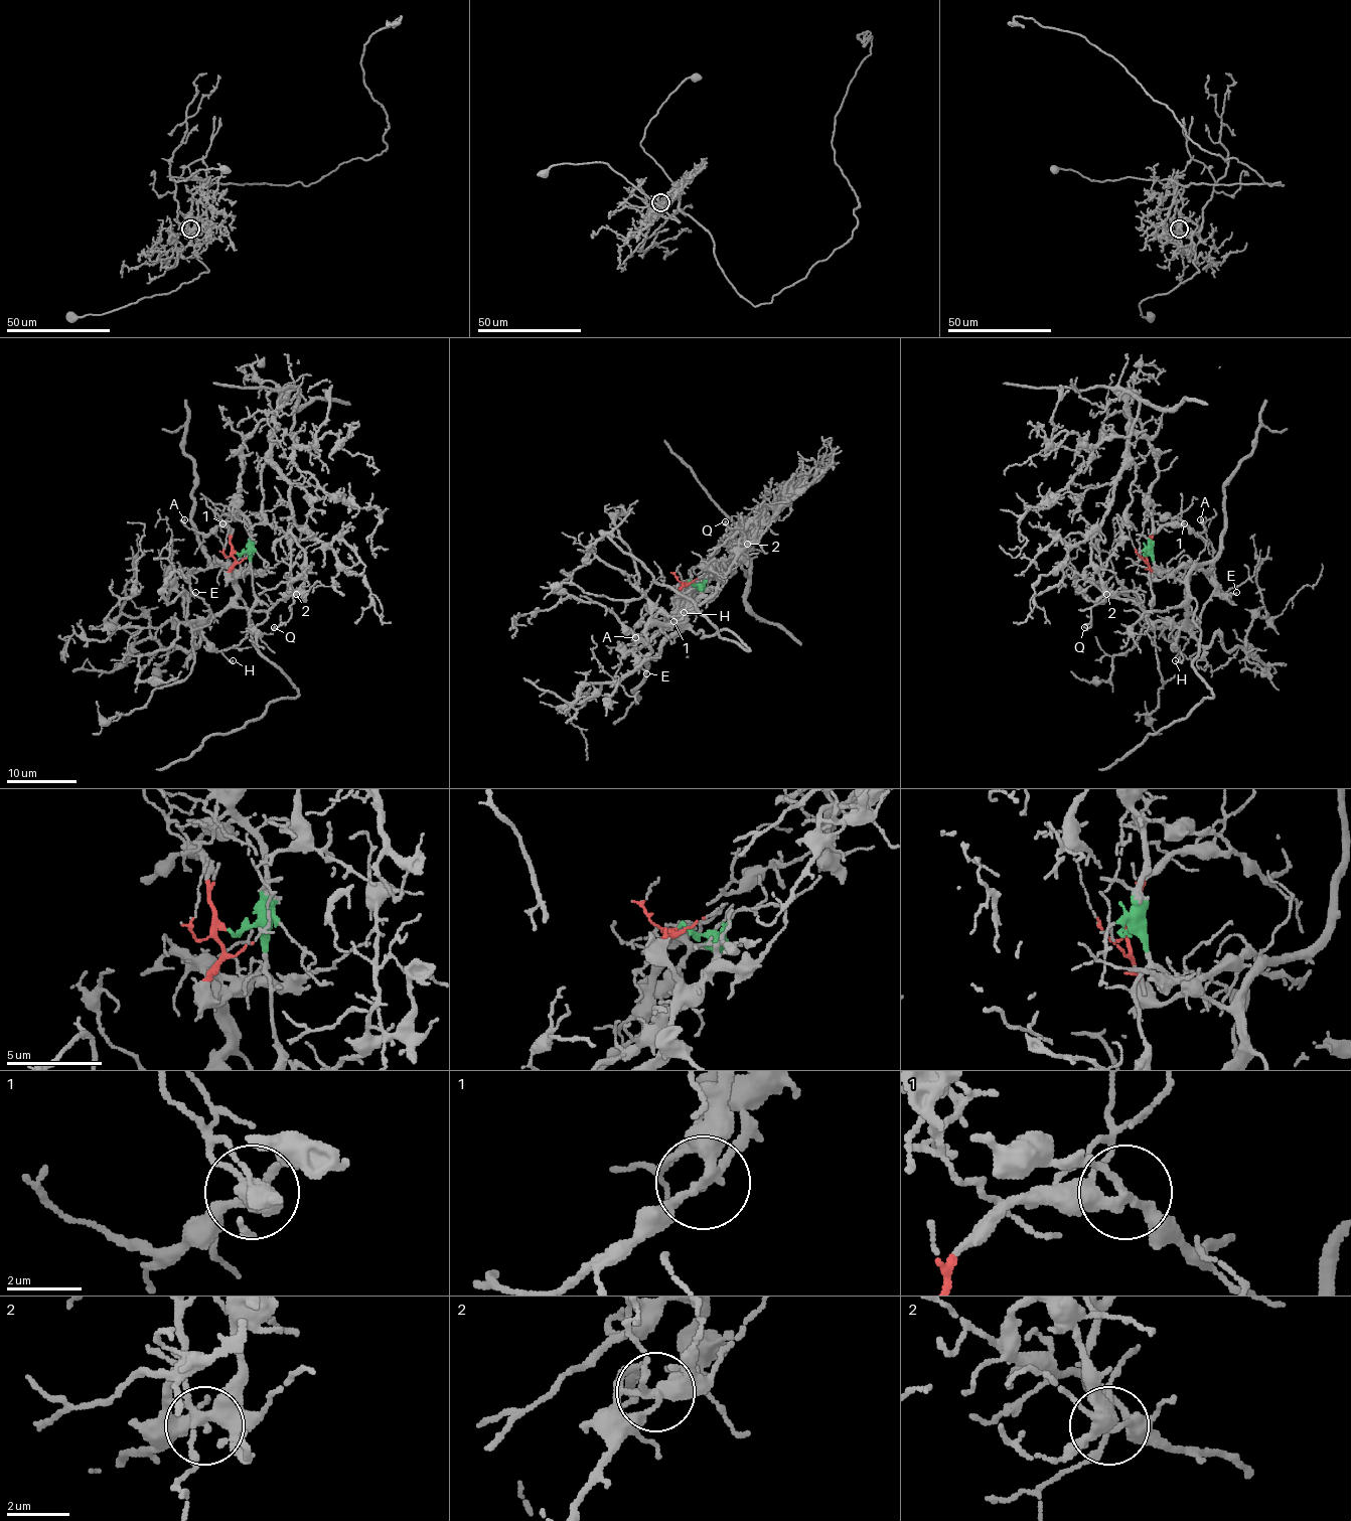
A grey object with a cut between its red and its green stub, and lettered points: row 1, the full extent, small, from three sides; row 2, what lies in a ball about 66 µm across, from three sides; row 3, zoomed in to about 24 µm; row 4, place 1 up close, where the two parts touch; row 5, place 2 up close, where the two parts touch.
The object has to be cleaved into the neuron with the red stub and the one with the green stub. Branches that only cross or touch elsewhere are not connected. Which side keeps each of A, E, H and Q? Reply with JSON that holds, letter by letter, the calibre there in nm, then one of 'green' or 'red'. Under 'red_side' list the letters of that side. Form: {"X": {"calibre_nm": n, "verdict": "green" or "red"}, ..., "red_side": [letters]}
{"A": {"calibre_nm": 200, "verdict": "green"}, "E": {"calibre_nm": 120, "verdict": "red"}, "H": {"calibre_nm": 130, "verdict": "red"}, "Q": {"calibre_nm": 150, "verdict": "green"}, "red_side": ["E", "H"]}

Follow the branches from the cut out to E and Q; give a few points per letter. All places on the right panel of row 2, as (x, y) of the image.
E: (1146, 554), (1148, 569), (1159, 580), (1178, 578), (1186, 587), (1191, 625), (1212, 595), (1236, 592)
Q: (1145, 554), (1157, 451), (1133, 420), (1113, 504), (1092, 538), (1092, 569), (1106, 594), (1083, 627)

